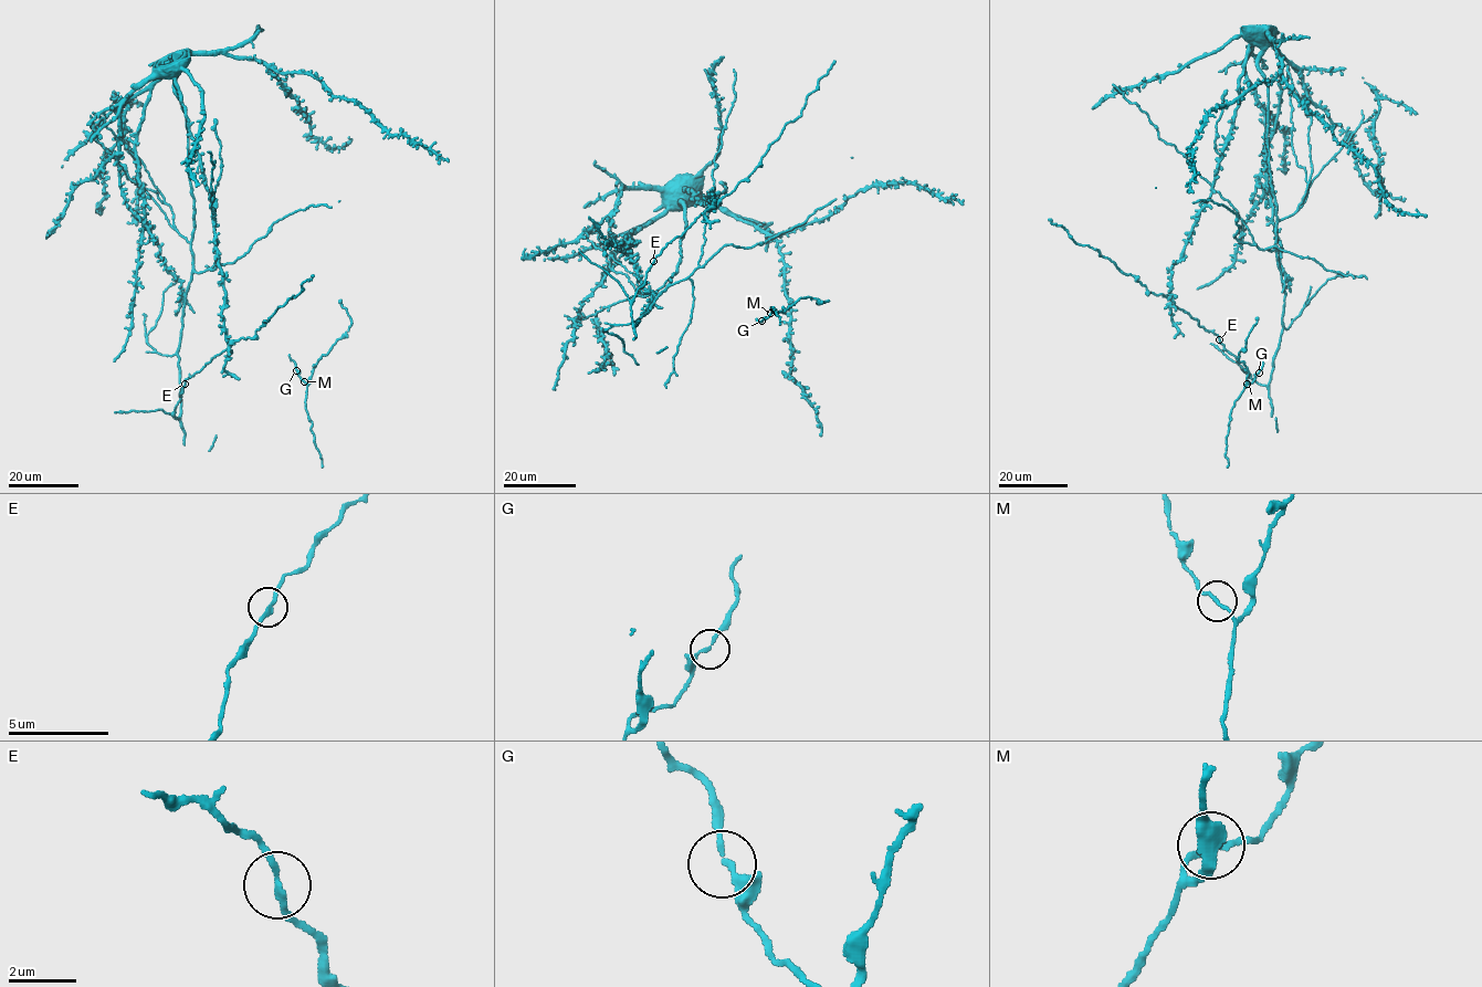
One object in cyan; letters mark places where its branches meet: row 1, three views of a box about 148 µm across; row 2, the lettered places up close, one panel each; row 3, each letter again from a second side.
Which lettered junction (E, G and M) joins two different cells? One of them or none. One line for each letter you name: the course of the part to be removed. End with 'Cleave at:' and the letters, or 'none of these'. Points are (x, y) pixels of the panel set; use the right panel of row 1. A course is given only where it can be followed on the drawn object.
Cleave at: none of these

